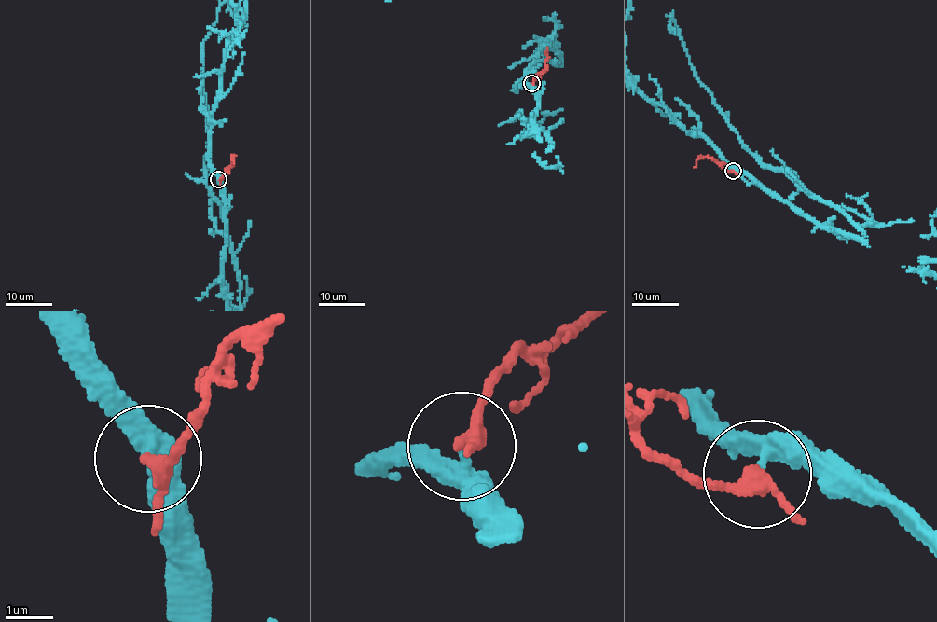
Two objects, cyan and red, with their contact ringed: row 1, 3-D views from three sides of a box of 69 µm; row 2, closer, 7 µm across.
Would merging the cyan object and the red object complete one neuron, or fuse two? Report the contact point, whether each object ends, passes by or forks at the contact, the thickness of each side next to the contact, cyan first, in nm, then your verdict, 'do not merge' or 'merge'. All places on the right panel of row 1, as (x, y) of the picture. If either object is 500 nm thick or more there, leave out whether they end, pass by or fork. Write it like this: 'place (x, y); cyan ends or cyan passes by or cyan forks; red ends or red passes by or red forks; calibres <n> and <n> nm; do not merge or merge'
place (733, 171); cyan passes by; red passes by; calibres 320 and 280 nm; merge

